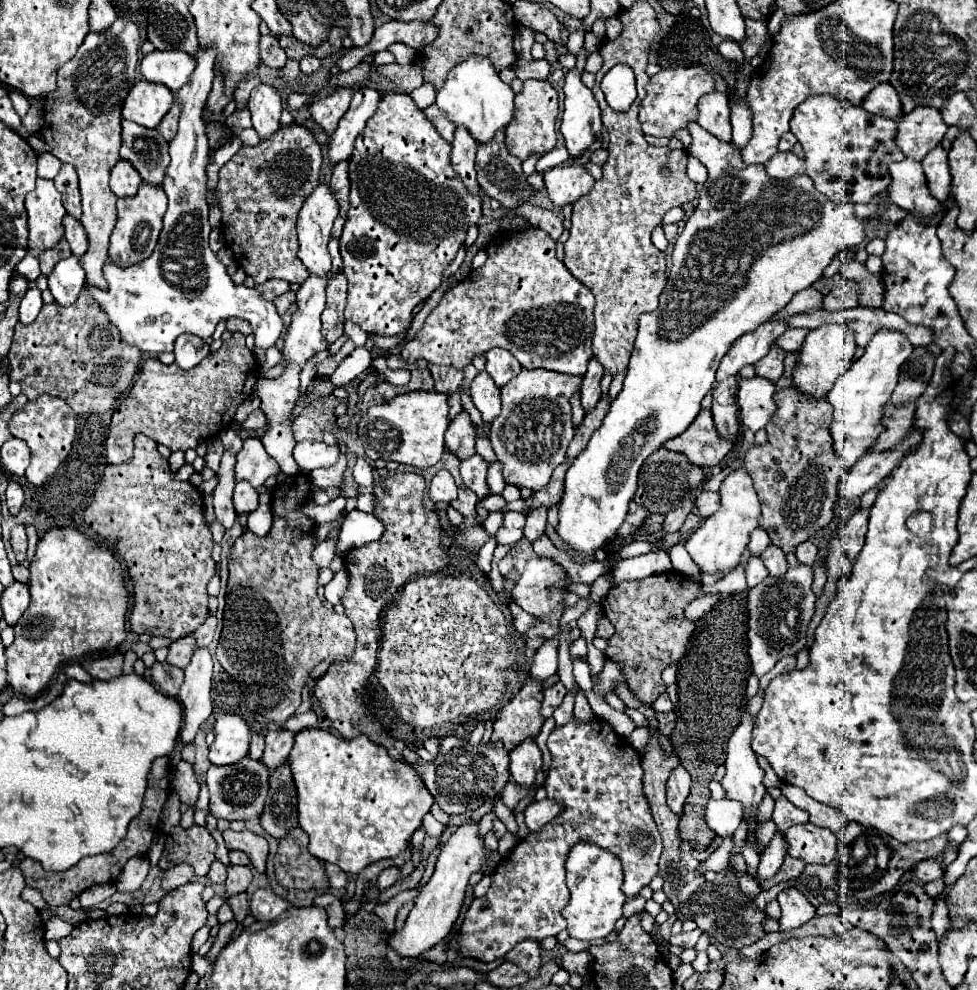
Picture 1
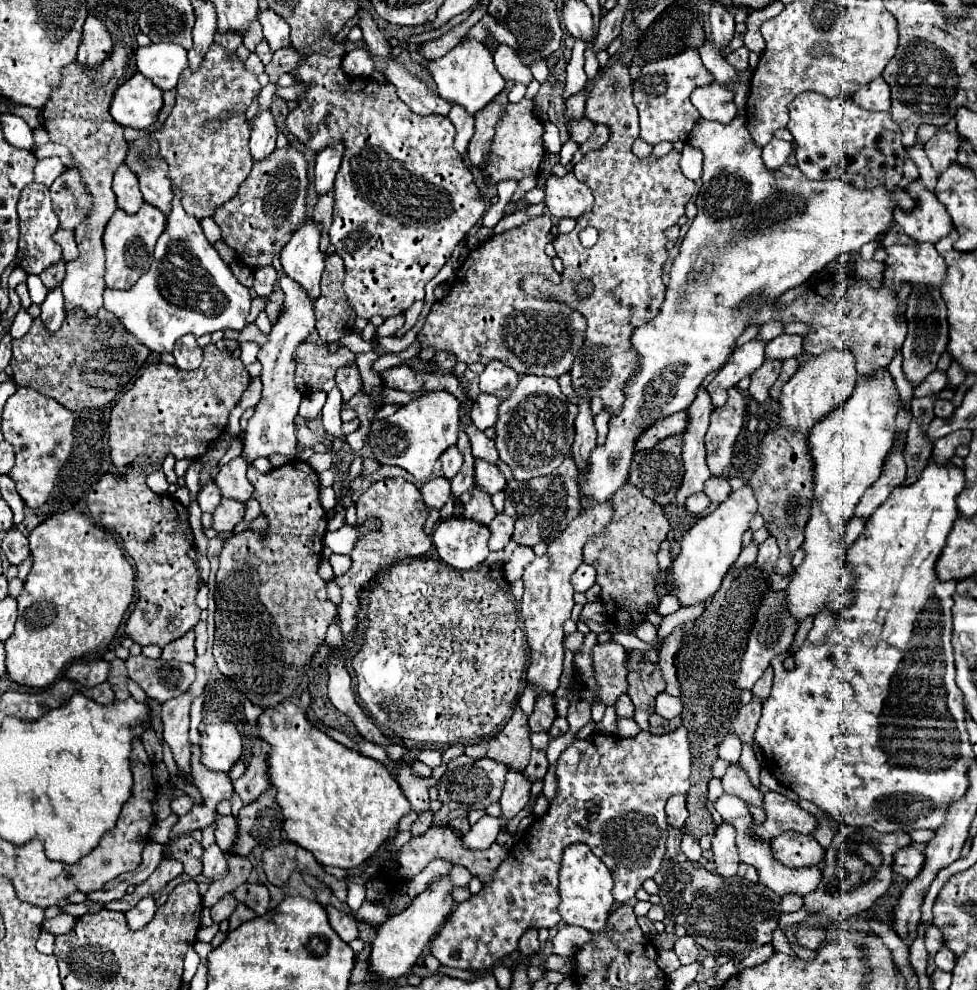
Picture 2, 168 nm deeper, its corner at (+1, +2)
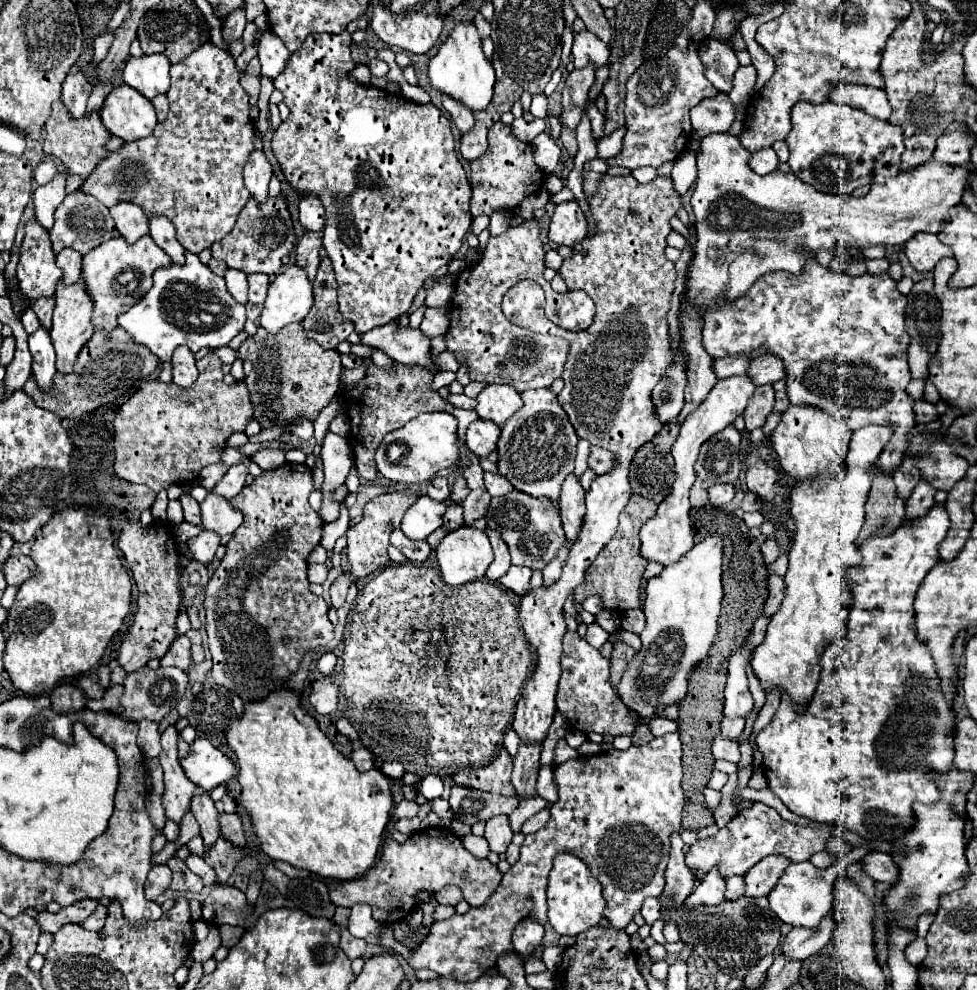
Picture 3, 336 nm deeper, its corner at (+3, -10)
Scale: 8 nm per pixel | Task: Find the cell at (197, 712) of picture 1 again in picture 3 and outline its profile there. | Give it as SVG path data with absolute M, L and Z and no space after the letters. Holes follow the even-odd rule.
M175 725L165 729L165 733L161 737L161 745L163 745L163 751L159 755L159 761L161 761L163 773L165 773L163 775L163 781L165 781L163 809L165 809L167 819L181 825L181 819L191 809L191 797L195 795L197 787L187 779L187 775L183 773L183 767L179 765Z

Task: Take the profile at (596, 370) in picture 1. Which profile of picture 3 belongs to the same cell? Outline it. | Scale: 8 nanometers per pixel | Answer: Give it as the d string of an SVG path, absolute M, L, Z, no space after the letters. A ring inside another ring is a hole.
M567 475L563 487L561 487L561 521L565 529L565 537L573 543L579 537L583 517L585 517L585 491L575 475Z

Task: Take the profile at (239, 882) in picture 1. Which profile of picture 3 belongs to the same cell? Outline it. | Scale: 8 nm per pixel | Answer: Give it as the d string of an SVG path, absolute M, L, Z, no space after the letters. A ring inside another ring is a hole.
M211 927L209 935L205 941L197 941L191 949L191 955L193 955L193 961L195 963L205 963L207 959L213 957L213 953L217 951L217 947L221 945L221 939L219 939L219 931L217 927Z

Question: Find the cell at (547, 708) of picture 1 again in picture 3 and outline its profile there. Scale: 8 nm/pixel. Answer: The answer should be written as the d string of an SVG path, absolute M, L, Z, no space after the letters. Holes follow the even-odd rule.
M519 747L513 759L513 775L511 785L515 787L517 799L529 799L537 795L535 783L539 773L539 753L541 747Z

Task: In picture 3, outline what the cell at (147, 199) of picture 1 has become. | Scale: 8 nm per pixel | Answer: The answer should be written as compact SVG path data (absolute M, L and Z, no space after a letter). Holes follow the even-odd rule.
M149 235L141 237L133 247L129 247L125 239L113 237L109 243L97 247L97 251L83 255L81 279L93 301L91 323L95 331L113 331L117 327L117 317L131 309L153 287L153 271L169 265L169 255L165 255L165 251L161 251L161 247L157 247Z

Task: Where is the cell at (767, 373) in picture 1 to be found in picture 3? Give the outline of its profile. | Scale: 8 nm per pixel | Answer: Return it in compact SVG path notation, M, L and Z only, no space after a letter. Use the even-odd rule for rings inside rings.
M761 385L755 389L753 397L747 403L747 409L743 411L743 419L745 419L745 429L753 431L757 427L765 425L767 415L773 411L773 387L771 385Z

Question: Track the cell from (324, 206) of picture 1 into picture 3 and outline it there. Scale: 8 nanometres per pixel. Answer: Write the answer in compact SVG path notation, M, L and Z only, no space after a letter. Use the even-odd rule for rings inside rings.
M297 265L287 267L269 285L267 299L259 313L259 327L279 333L285 325L303 321L313 305L313 285Z

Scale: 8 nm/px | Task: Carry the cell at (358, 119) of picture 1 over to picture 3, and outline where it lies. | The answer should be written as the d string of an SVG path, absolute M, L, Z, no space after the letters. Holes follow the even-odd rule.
M315 195L301 199L301 203L299 203L299 223L303 225L305 231L317 233L317 231L323 229L325 209L321 207L321 201Z

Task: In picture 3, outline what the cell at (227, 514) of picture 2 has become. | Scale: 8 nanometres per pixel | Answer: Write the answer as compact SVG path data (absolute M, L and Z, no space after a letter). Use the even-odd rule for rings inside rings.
M203 531L197 537L189 539L187 547L189 547L189 551L191 551L191 555L193 555L193 559L197 563L209 565L213 561L213 557L215 557L217 547L219 547L219 539L211 531Z

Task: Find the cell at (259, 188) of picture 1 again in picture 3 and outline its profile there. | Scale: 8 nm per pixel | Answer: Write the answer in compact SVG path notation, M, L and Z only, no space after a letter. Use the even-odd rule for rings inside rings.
M269 197L261 207L253 203L253 199L247 201L245 209L237 217L237 223L221 243L215 243L211 247L211 255L219 261L225 261L229 269L243 271L247 275L251 273L265 273L265 275L277 275L281 269L281 259L291 253L295 243L293 223L287 211L287 203L283 197Z

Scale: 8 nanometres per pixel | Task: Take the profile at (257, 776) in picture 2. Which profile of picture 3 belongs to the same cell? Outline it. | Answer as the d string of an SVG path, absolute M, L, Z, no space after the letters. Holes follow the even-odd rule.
M221 813L219 815L219 827L221 827L221 837L231 841L237 847L245 847L245 835L243 835L243 823L237 813Z

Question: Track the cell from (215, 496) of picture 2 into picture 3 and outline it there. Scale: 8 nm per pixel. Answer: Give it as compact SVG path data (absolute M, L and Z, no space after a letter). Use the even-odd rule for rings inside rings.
M183 493L181 497L179 497L179 501L181 501L181 507L183 507L183 519L185 521L189 521L189 523L201 523L201 511L199 511L199 503L191 497L191 495L187 495L187 493Z

